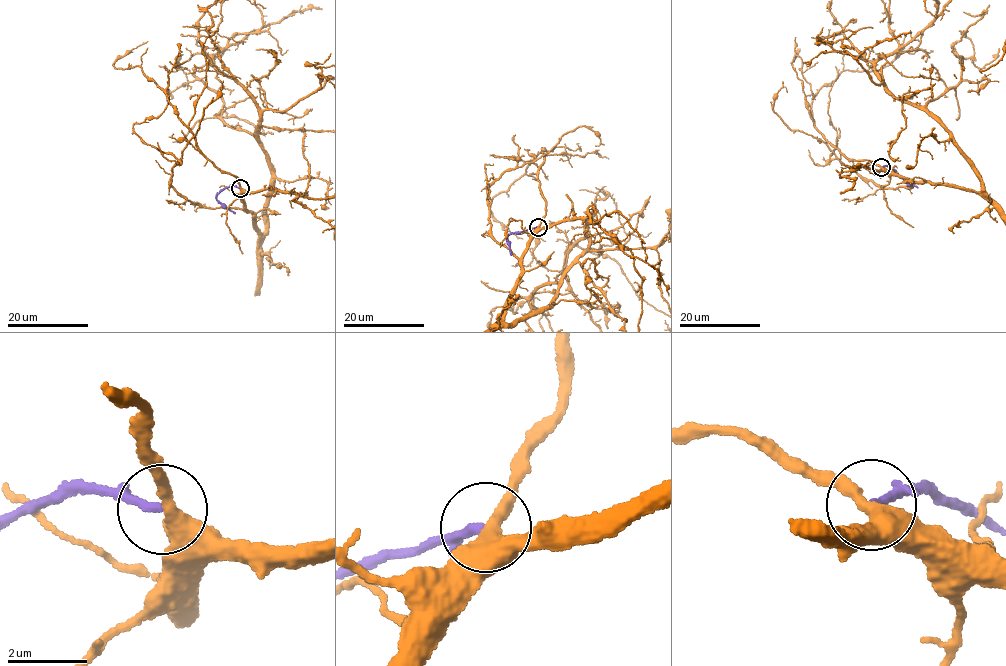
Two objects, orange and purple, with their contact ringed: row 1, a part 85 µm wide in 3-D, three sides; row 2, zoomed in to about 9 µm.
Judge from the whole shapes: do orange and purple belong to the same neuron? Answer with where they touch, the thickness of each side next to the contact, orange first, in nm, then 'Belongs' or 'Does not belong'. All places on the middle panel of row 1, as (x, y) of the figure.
Place: (538, 227). Thickness 400 nm (orange) against 200 nm. Does not belong

